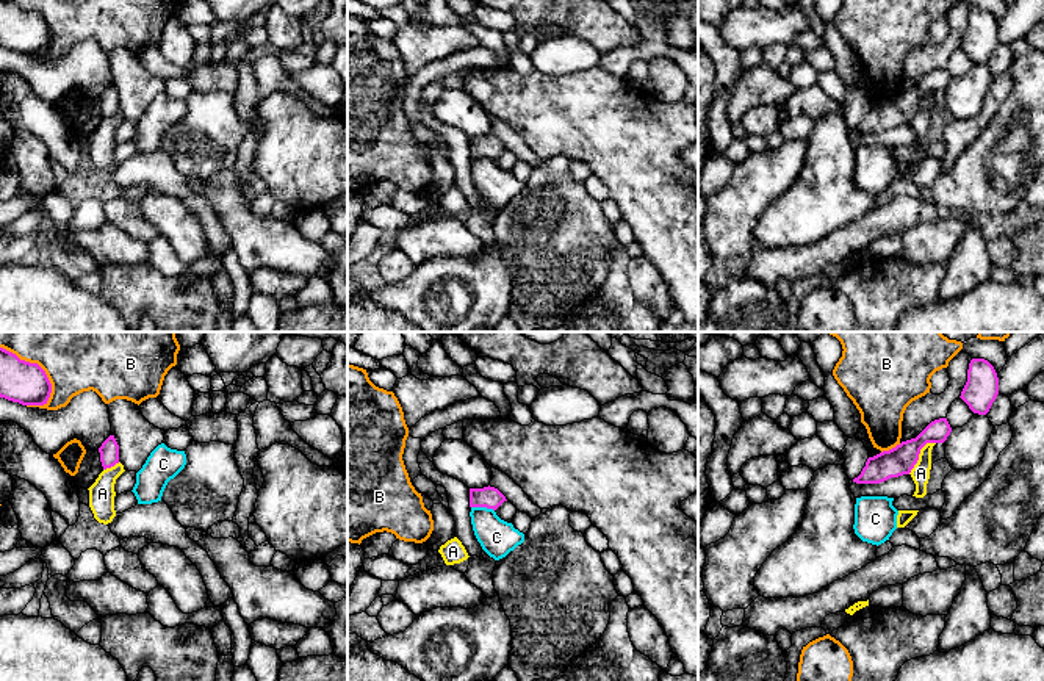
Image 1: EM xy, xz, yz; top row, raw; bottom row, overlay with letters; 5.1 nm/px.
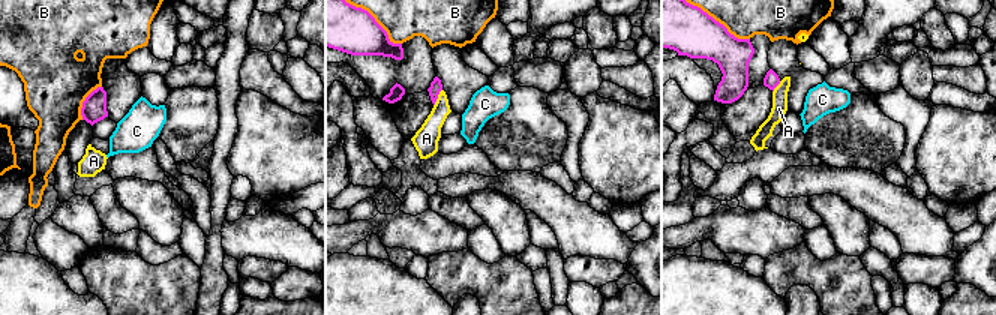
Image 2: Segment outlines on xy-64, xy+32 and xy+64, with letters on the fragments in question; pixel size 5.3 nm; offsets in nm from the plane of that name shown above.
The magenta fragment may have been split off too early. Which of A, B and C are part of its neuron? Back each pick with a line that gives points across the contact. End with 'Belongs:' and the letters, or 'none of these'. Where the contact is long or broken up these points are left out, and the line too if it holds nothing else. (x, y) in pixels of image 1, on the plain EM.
Belongs: none of these

